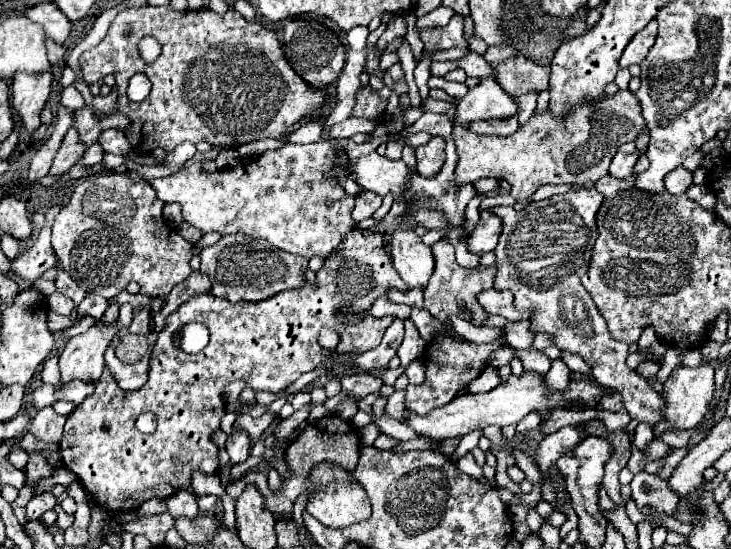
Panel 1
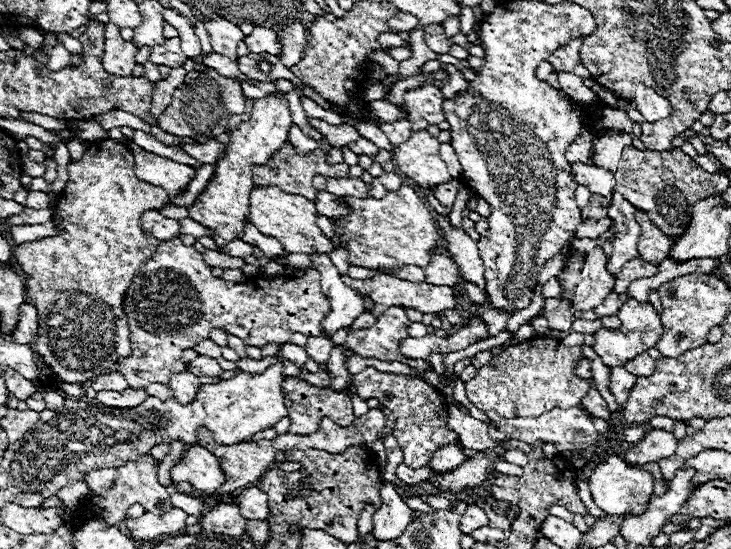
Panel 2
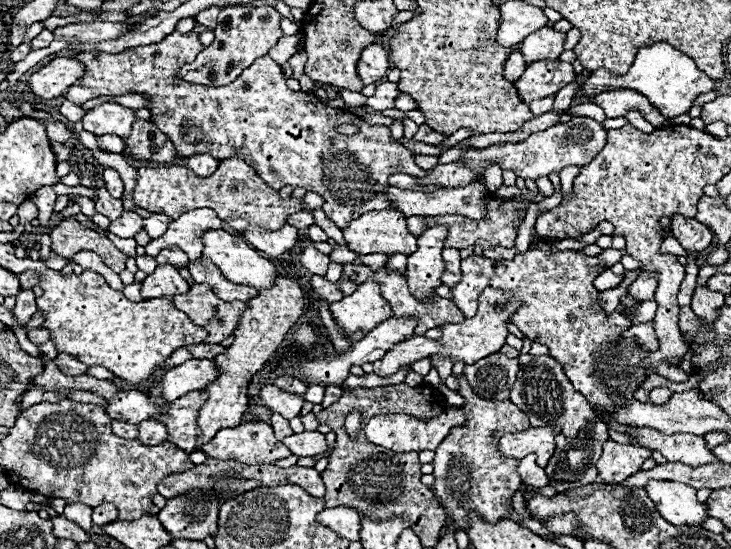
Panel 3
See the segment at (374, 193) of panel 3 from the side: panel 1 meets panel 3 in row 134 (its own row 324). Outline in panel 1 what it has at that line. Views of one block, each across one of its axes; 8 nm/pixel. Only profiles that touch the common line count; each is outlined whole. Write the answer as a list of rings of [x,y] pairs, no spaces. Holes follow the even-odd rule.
[[[372,230],[348,232],[348,236],[344,238],[344,246],[336,248],[336,252],[326,258],[324,266],[316,272],[316,280],[318,280],[316,288],[312,288],[310,284],[304,284],[302,288],[284,290],[268,300],[254,302],[254,304],[252,302],[232,304],[212,294],[194,296],[188,302],[184,302],[178,308],[178,312],[168,316],[166,328],[160,332],[152,348],[150,374],[148,374],[148,382],[144,388],[122,394],[114,376],[108,370],[104,370],[102,376],[94,382],[94,388],[96,388],[94,394],[88,396],[82,404],[78,404],[76,410],[68,416],[64,434],[60,440],[64,466],[78,476],[78,480],[82,482],[86,492],[92,496],[92,500],[106,502],[106,506],[112,512],[126,512],[126,510],[138,508],[150,498],[166,499],[176,490],[190,486],[190,474],[194,470],[214,474],[218,466],[218,446],[210,440],[210,436],[214,430],[220,428],[220,418],[226,414],[224,410],[226,384],[234,380],[244,380],[256,392],[260,390],[272,392],[272,394],[284,392],[304,372],[316,370],[322,362],[330,358],[330,352],[318,344],[318,332],[324,326],[332,326],[338,330],[340,334],[340,344],[336,348],[338,354],[348,354],[348,352],[362,354],[366,350],[376,348],[386,328],[394,322],[394,316],[384,316],[384,318],[364,316],[356,324],[346,326],[342,324],[342,320],[336,318],[334,312],[350,312],[350,314],[360,316],[374,304],[376,298],[386,294],[390,288],[398,288],[400,292],[408,290],[408,286],[400,280],[398,272],[392,268],[392,260],[384,248],[382,234],[372,232]],[[188,322],[200,322],[210,330],[210,342],[198,354],[186,354],[180,348],[180,332]],[[142,412],[154,412],[158,416],[158,430],[150,436],[138,432],[134,426],[138,414]]]

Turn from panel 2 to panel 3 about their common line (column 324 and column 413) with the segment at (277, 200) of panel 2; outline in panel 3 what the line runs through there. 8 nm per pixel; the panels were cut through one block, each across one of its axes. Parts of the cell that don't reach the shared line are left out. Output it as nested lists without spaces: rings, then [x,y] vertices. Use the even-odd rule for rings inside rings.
[[[376,210],[352,220],[344,230],[346,248],[364,254],[416,252],[416,238],[406,228],[406,218],[396,210]]]

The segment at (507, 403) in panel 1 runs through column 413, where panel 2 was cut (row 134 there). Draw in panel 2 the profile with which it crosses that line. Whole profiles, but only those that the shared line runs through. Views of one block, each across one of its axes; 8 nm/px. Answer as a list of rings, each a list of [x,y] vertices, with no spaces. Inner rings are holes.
[[[426,130],[414,132],[404,144],[394,150],[398,170],[412,178],[422,188],[436,188],[438,184],[450,182],[448,166],[438,154],[440,142]]]

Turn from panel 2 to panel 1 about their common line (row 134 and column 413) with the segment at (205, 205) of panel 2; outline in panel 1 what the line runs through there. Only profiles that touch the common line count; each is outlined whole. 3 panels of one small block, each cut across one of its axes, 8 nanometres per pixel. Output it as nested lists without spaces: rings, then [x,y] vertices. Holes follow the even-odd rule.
[[[396,226],[390,238],[390,254],[394,268],[410,288],[424,288],[434,272],[432,248],[408,226]]]

